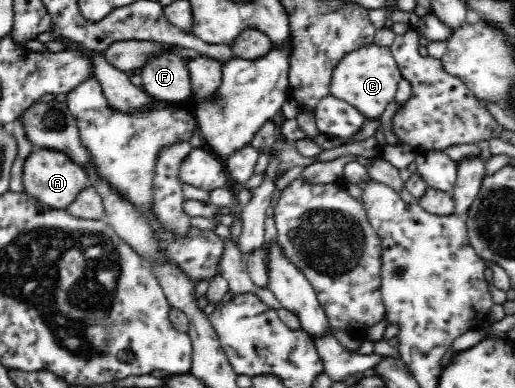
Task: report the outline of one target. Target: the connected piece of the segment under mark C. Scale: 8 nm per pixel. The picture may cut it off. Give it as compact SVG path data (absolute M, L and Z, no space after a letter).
M374 44L348 54L334 68L329 91L334 98L347 102L354 107L365 120L380 119L384 110L395 100L398 82L403 79L391 51Z

